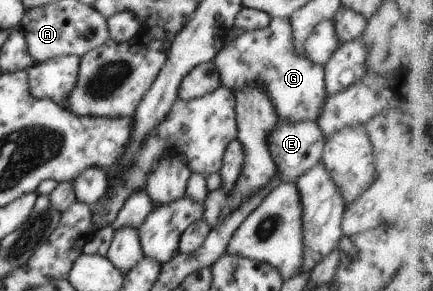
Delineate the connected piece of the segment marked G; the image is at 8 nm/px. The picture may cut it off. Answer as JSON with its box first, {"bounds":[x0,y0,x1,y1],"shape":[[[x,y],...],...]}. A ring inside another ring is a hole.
{"bounds":[212,18,326,122],"shape":[[[272,18],[263,30],[245,31],[233,42],[222,46],[212,59],[220,76],[220,85],[233,94],[245,86],[259,86],[271,98],[275,112],[281,120],[289,122],[317,122],[326,101],[324,67],[317,65],[307,56],[295,52],[291,36],[290,18]]]}

